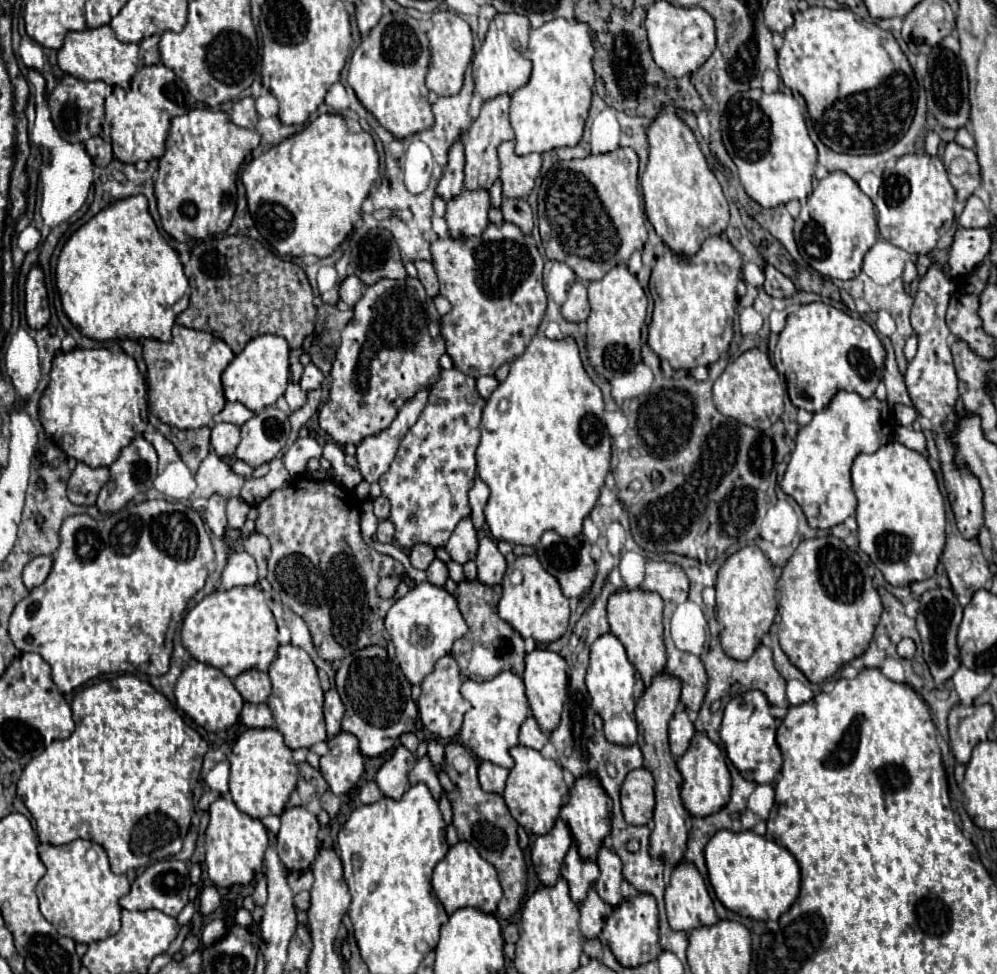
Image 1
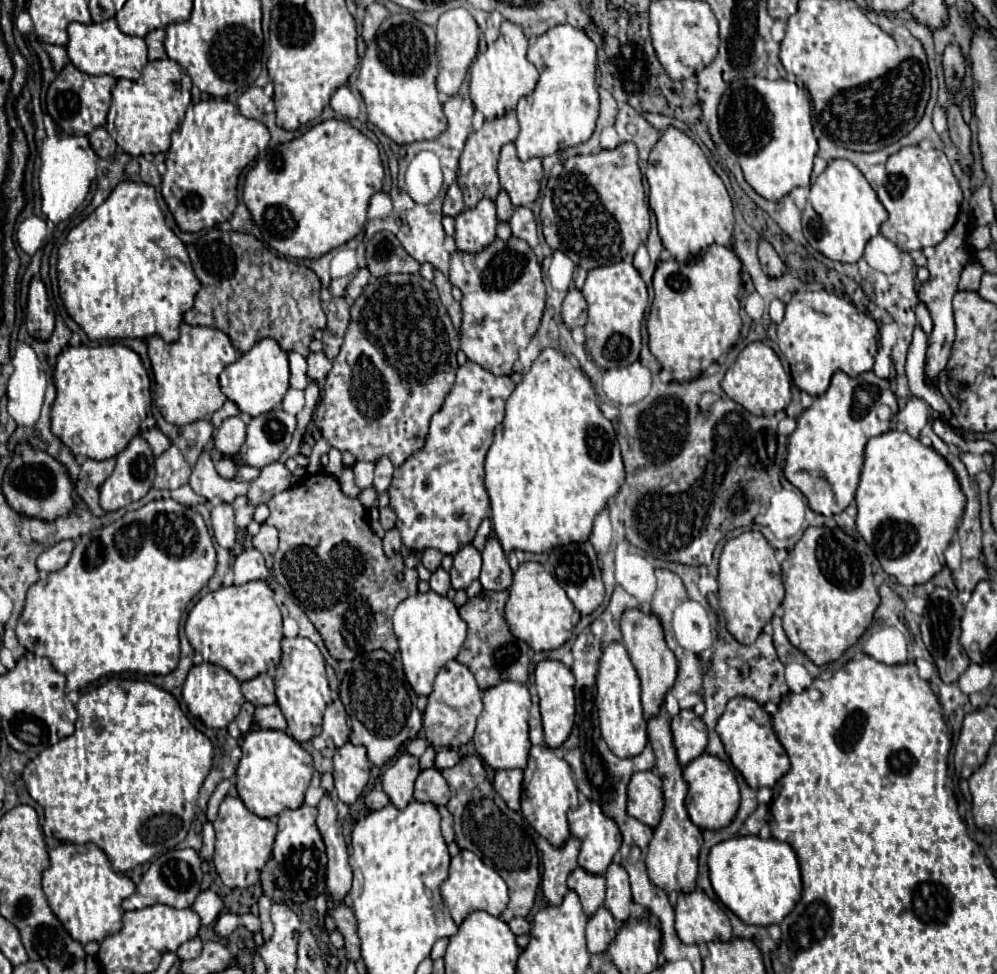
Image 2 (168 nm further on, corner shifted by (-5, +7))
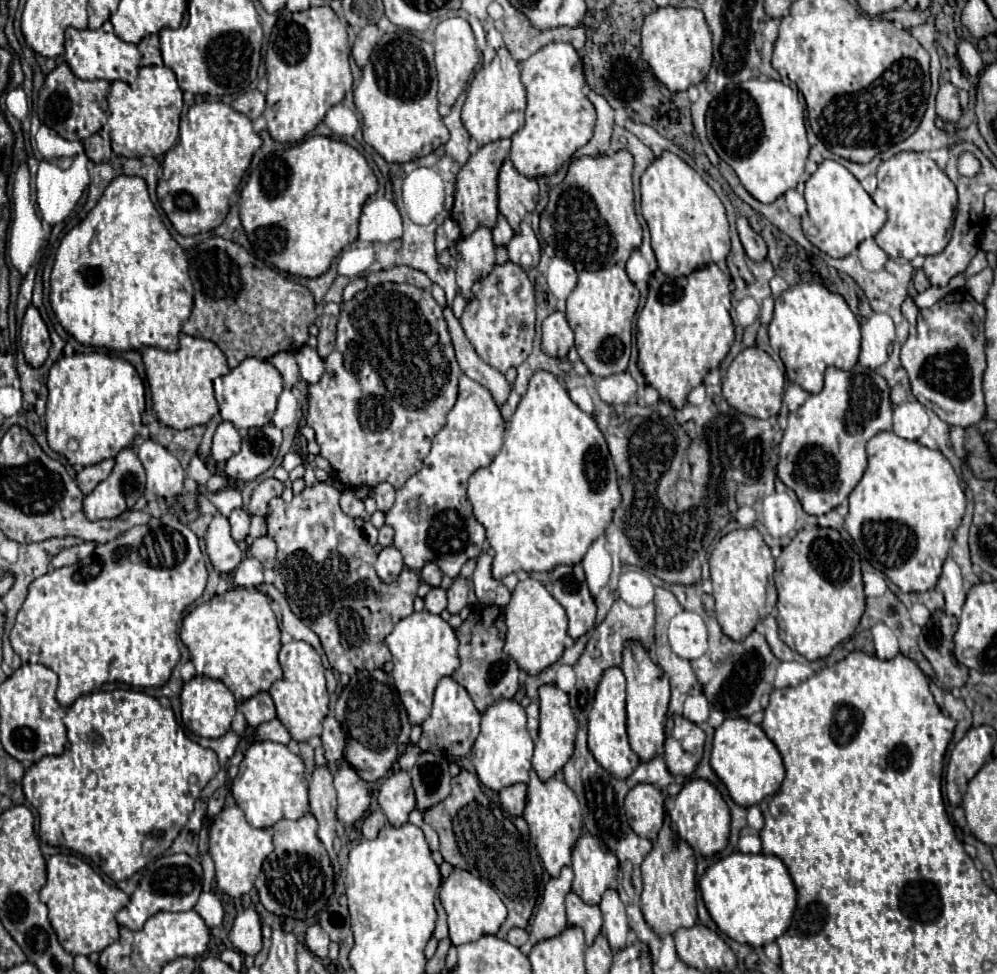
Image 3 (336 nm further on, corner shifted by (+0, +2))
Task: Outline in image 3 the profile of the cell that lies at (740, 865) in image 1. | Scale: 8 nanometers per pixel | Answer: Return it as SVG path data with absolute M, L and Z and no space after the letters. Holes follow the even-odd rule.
M732 852L706 868L700 878L700 891L718 928L732 940L750 946L764 946L782 936L784 930L788 930L796 908L794 882L784 862L772 854Z

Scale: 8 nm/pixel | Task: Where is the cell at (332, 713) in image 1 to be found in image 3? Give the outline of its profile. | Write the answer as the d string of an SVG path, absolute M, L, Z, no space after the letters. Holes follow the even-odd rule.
M328 714L322 722L322 748L324 748L324 756L328 758L328 762L338 762L344 756L344 746L346 746L346 734L340 726L340 722Z

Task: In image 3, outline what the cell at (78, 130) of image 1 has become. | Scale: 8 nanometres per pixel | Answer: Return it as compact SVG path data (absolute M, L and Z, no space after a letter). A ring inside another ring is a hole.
M60 64L46 76L46 82L40 90L38 118L42 120L42 124L50 126L66 140L84 140L96 134L108 120L108 104L106 104L108 90L110 90L110 82L80 80L72 74L68 64Z

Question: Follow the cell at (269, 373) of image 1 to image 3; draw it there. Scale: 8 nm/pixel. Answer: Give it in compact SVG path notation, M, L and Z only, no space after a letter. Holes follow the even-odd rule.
M248 356L226 376L214 380L214 396L220 406L220 416L222 416L222 420L232 422L238 430L264 426L264 424L272 422L274 410L276 410L276 400L282 390L284 390L282 376L276 370L276 366L270 364L268 360L260 360L254 356Z

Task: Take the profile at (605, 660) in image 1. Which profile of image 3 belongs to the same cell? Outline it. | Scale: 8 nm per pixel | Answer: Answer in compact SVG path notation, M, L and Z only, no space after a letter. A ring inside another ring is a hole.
M616 666L608 668L602 674L602 680L596 688L594 706L588 716L588 748L594 754L596 762L604 770L614 774L616 778L628 778L640 762L638 754L630 748L630 742L628 742L628 734L626 734L626 678L624 678L622 670Z

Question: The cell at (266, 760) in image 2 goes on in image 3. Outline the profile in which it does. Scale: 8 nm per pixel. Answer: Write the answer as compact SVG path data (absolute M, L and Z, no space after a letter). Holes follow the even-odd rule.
M278 742L252 744L240 762L238 776L232 782L232 796L254 828L270 828L282 818L298 820L308 810L308 780L300 756Z

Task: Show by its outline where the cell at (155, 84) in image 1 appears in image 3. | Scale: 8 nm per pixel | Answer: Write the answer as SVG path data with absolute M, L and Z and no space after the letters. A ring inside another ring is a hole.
M144 66L138 74L134 88L126 82L112 82L108 94L108 120L100 131L111 141L114 154L124 158L144 158L144 156L162 156L166 154L178 138L178 120L182 112L182 90L176 82L176 74L168 66Z

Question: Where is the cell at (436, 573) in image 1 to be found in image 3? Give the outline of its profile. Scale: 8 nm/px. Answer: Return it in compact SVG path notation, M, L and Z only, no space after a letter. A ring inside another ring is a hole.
M430 588L430 592L424 598L426 610L432 614L440 614L446 608L446 590L444 588Z

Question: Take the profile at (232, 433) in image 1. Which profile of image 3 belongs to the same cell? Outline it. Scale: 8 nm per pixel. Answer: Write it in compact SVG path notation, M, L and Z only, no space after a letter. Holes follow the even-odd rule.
M220 422L214 434L212 444L212 458L216 462L226 462L230 456L234 456L240 450L240 434L234 428L232 422Z

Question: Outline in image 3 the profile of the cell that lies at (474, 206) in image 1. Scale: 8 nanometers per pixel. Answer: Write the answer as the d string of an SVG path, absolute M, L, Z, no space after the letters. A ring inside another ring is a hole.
M478 226L472 234L462 236L454 246L456 260L456 282L466 300L472 298L472 284L488 274L496 262L492 230L486 226Z

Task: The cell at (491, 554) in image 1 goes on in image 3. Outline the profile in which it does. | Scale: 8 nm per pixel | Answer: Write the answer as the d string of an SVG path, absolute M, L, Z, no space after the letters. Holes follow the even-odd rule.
M482 552L478 556L478 564L472 574L474 592L476 592L480 604L506 606L510 600L510 590L502 584L502 580L496 580L492 576L492 560L494 560L492 552Z

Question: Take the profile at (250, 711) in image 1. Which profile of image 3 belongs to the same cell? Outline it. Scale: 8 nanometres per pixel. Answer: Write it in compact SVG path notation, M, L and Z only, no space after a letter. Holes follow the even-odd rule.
M270 720L258 726L258 738L260 740L272 740L272 742L280 742L280 744L288 744L290 742L290 734L288 730L280 724L280 720Z

